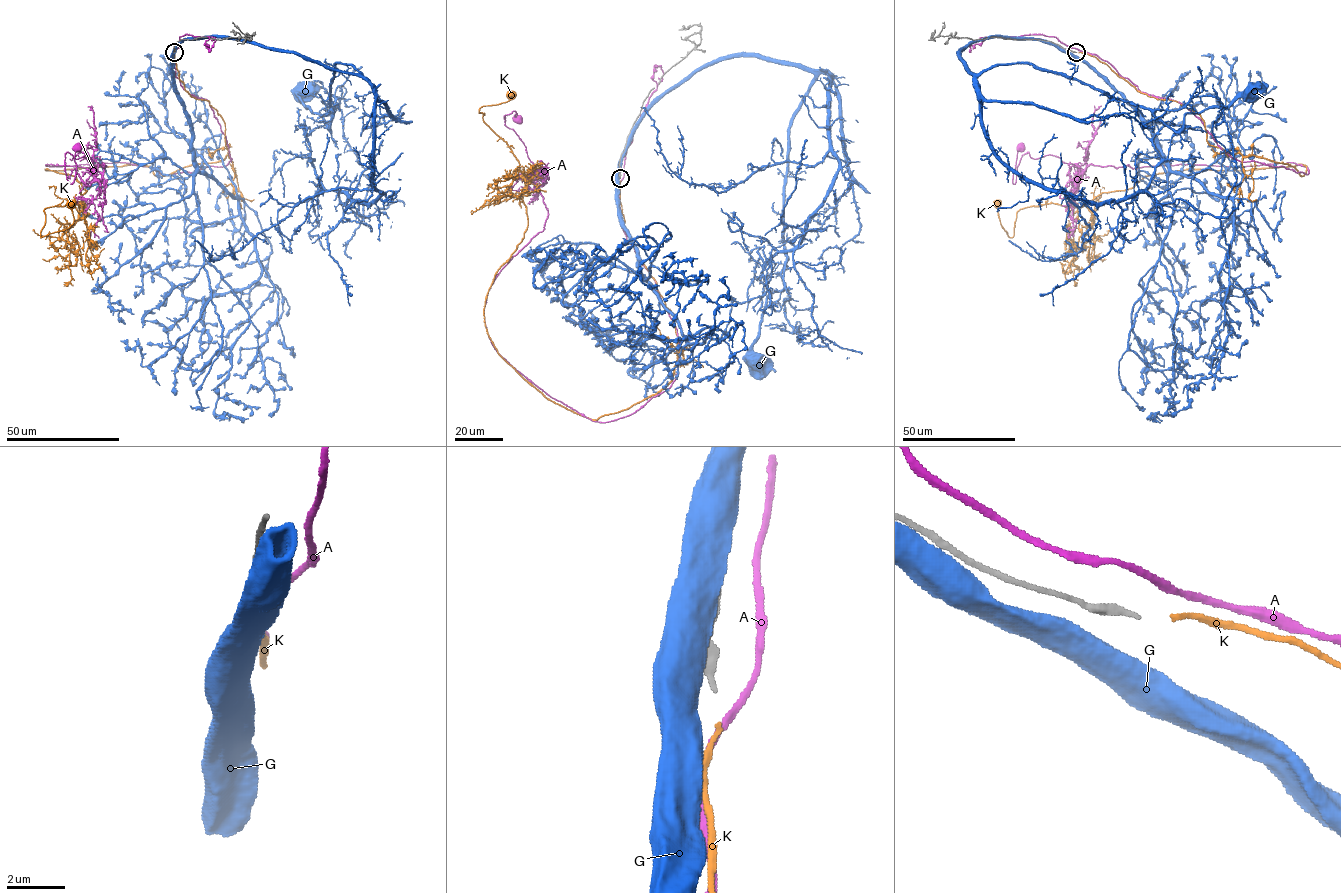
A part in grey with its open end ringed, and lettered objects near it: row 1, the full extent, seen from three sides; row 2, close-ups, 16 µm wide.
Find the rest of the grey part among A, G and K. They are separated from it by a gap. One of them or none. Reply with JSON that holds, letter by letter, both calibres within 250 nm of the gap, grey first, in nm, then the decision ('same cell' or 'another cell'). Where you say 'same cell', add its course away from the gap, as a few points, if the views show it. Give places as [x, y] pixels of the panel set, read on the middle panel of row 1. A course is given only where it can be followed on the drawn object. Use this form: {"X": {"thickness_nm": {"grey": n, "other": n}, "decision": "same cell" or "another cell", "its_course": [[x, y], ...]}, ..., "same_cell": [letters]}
{"A": {"thickness_nm": {"grey": 200, "other": 220}, "decision": "another cell"}, "G": {"thickness_nm": {"grey": 200, "other": 700}, "decision": "another cell"}, "K": {"thickness_nm": {"grey": 200, "other": 140}, "decision": "same cell", "its_course": [[620, 181], [677, 360], [593, 420], [485, 325], [528, 225], [519, 163], [479, 113], [511, 96]]}, "same_cell": ["K"]}

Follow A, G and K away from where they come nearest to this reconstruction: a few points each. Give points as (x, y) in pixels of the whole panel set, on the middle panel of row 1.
A: (620, 180), (679, 365), (598, 422), (487, 333), (491, 284), (547, 217), (517, 119)
G: (619, 177), (635, 124), (697, 71), (761, 56), (814, 74), (789, 128), (784, 287), (767, 297), (755, 362)
K: (620, 181), (677, 360), (593, 420), (485, 325), (528, 225), (519, 163), (479, 113), (511, 96)

